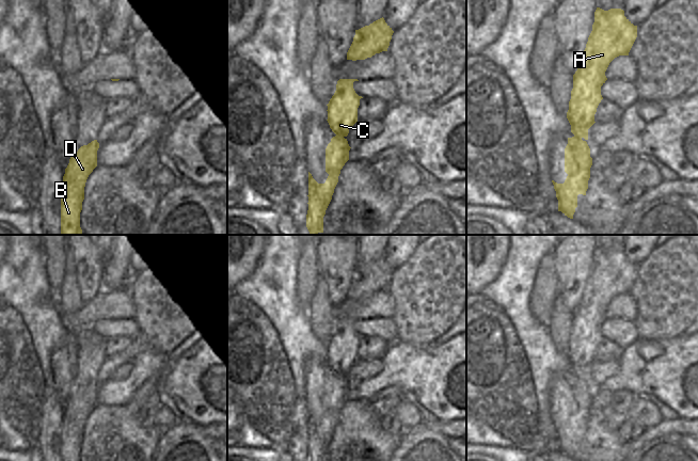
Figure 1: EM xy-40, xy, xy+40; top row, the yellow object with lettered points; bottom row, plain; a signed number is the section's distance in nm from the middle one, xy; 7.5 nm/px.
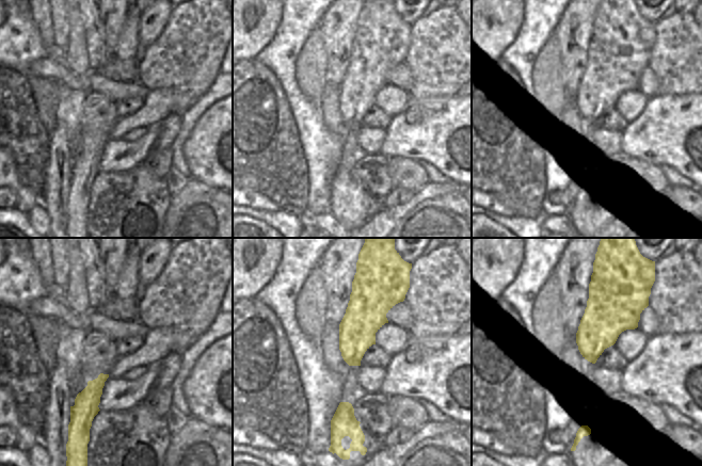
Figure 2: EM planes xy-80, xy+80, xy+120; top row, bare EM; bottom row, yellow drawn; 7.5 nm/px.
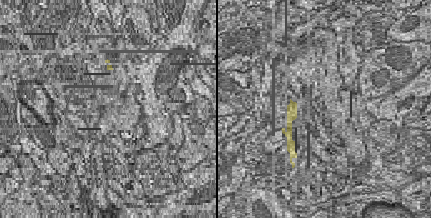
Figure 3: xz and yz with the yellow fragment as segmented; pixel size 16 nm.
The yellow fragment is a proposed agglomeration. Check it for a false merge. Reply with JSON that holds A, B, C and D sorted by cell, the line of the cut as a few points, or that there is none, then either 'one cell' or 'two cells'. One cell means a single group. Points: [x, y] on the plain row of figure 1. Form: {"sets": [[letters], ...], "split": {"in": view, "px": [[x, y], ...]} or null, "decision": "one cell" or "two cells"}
{"sets": [["A", "B", "C", "D"]], "split": null, "decision": "one cell"}

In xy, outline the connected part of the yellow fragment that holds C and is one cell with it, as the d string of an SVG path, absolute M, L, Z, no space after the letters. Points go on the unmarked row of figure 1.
M339 318L336 330L328 345L328 362L336 373L326 387L326 411L329 413L324 423L318 423L308 411L308 449L306 461L323 461L326 449L332 439L338 422L340 409L349 399L350 385L346 376L349 368L358 361L360 338L353 321L358 318Z

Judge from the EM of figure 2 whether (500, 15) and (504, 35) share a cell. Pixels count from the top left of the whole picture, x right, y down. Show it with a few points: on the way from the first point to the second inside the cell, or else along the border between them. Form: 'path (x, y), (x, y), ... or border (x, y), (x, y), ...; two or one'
path (500, 20), (500, 30); one

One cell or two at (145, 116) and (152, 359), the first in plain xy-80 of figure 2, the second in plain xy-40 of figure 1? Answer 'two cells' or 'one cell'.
two cells

